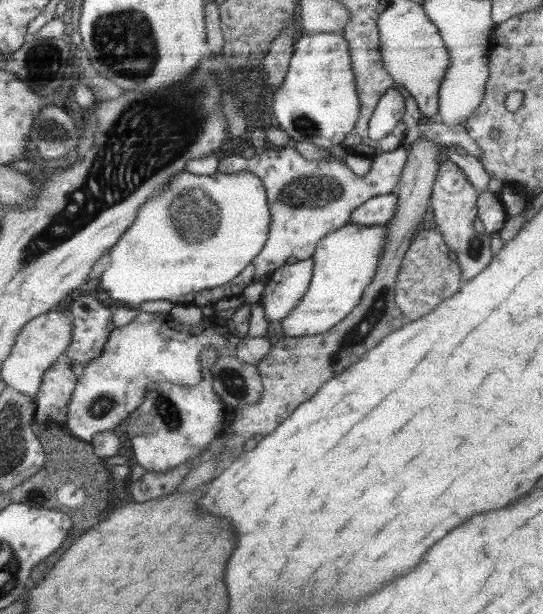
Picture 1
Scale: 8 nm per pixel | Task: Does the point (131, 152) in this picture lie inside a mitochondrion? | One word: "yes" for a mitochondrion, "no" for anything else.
yes

